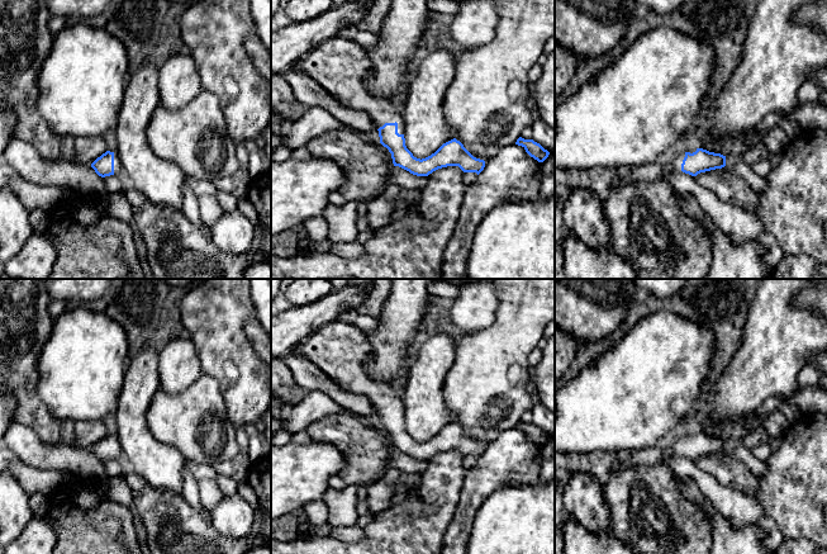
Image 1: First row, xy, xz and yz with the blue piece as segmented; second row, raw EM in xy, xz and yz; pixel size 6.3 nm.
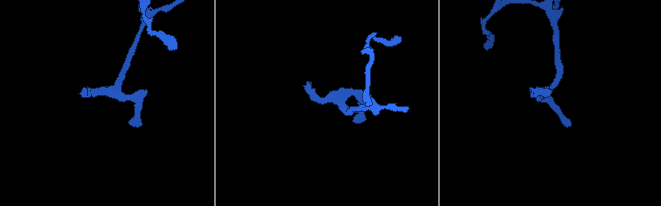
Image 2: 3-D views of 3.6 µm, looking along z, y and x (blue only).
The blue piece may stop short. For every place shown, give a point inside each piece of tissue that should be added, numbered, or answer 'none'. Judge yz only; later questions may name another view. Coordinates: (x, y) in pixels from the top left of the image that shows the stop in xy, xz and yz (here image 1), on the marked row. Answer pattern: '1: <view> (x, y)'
1: yz (675, 162)

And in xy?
1: xy (118, 167)

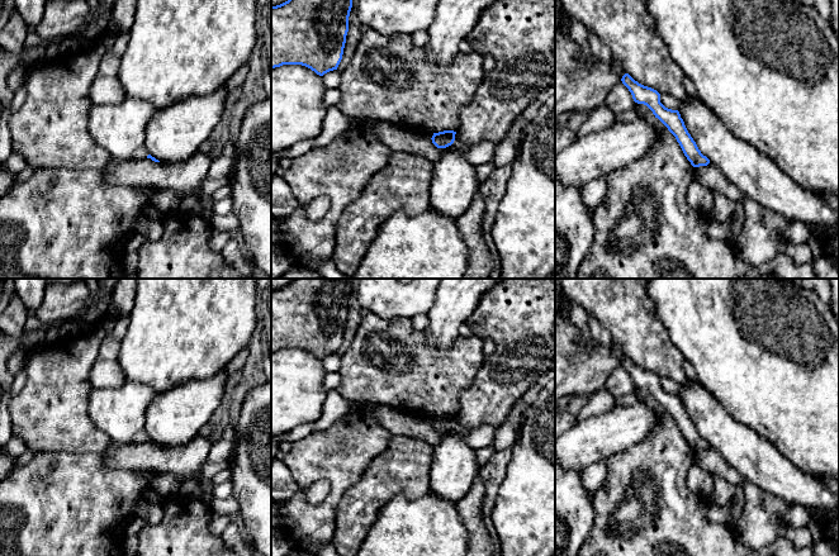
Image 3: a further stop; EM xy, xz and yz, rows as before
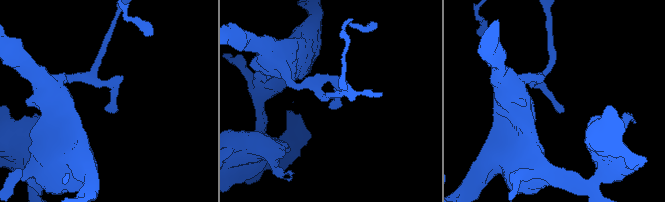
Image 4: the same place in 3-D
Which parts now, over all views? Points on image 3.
none

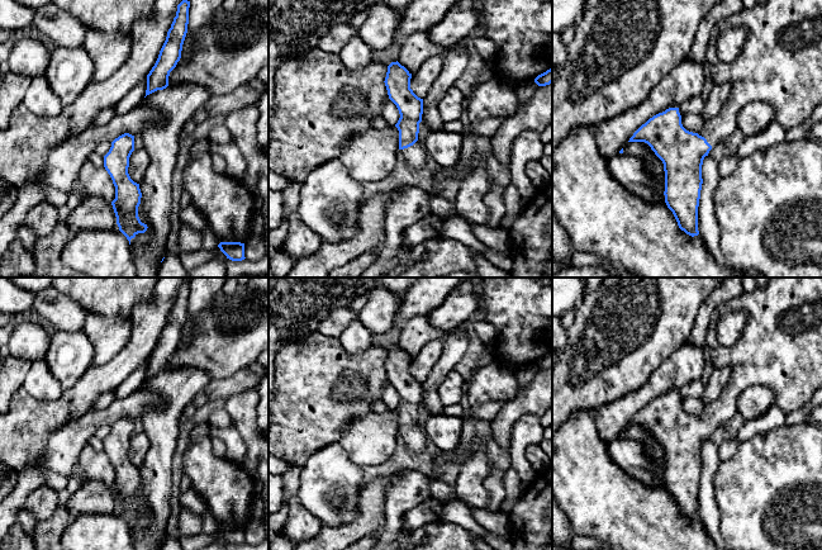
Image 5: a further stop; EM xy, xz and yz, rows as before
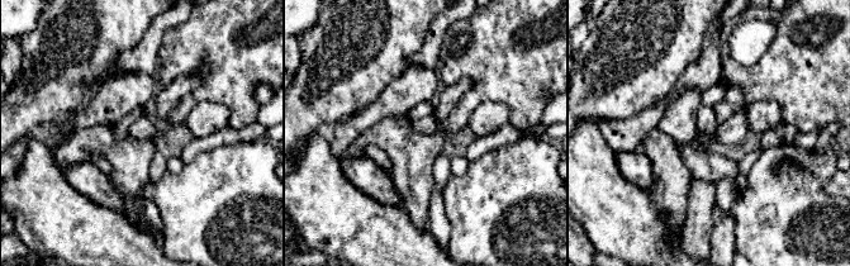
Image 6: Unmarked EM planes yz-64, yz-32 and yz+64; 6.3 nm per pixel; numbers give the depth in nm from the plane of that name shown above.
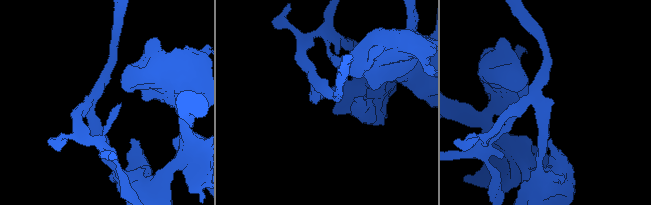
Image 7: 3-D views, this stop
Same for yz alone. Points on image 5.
1: yz (780, 63)

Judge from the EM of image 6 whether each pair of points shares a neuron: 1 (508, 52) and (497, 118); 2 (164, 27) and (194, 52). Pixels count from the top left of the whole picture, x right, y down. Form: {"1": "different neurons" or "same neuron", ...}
{"1": "different neurons", "2": "different neurons"}

